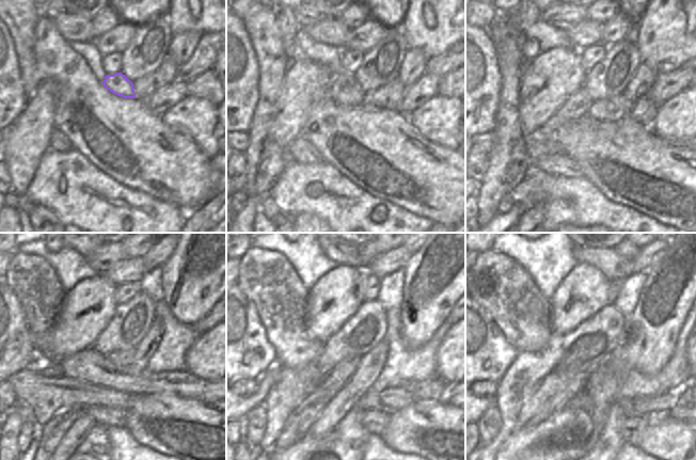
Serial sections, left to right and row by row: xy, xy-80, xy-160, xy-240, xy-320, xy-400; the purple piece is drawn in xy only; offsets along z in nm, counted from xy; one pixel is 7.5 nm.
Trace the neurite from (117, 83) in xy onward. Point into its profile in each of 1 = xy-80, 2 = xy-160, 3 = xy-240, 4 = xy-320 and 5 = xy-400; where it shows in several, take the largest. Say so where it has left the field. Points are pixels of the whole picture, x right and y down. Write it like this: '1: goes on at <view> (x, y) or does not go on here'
1: goes on at xy-80 (345, 89)
2: goes on at xy-160 (578, 105)
3: goes on at xy-240 (48, 368)
4: goes on at xy-320 (270, 376)
5: goes on at xy-400 (487, 402)

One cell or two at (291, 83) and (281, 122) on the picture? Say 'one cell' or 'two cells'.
one cell

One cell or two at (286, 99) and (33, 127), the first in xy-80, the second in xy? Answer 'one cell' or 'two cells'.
one cell

